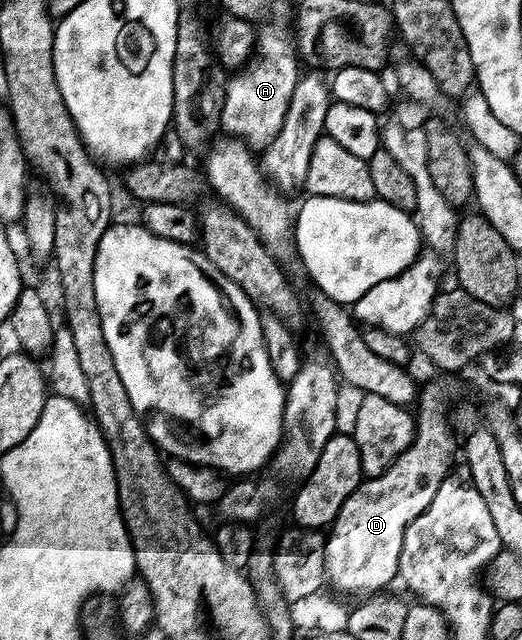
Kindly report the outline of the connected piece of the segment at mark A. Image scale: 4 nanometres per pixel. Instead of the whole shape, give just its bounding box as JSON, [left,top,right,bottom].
[220,22,300,151]

